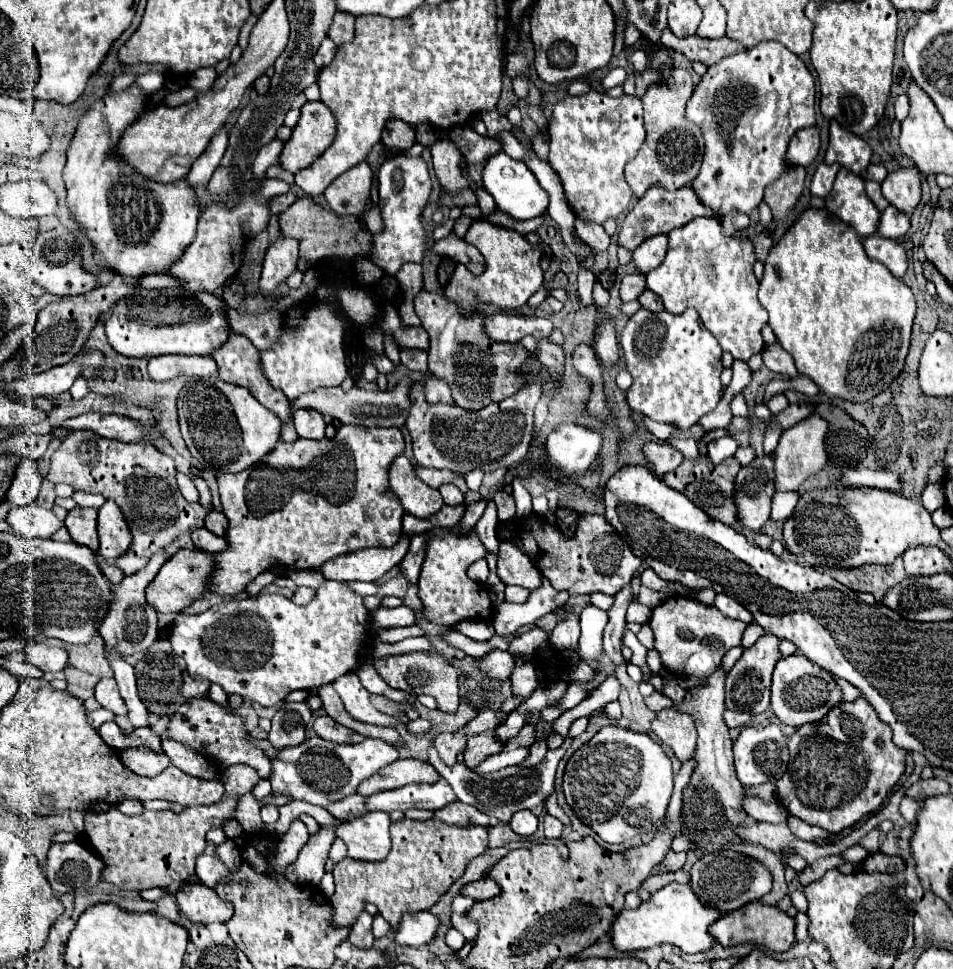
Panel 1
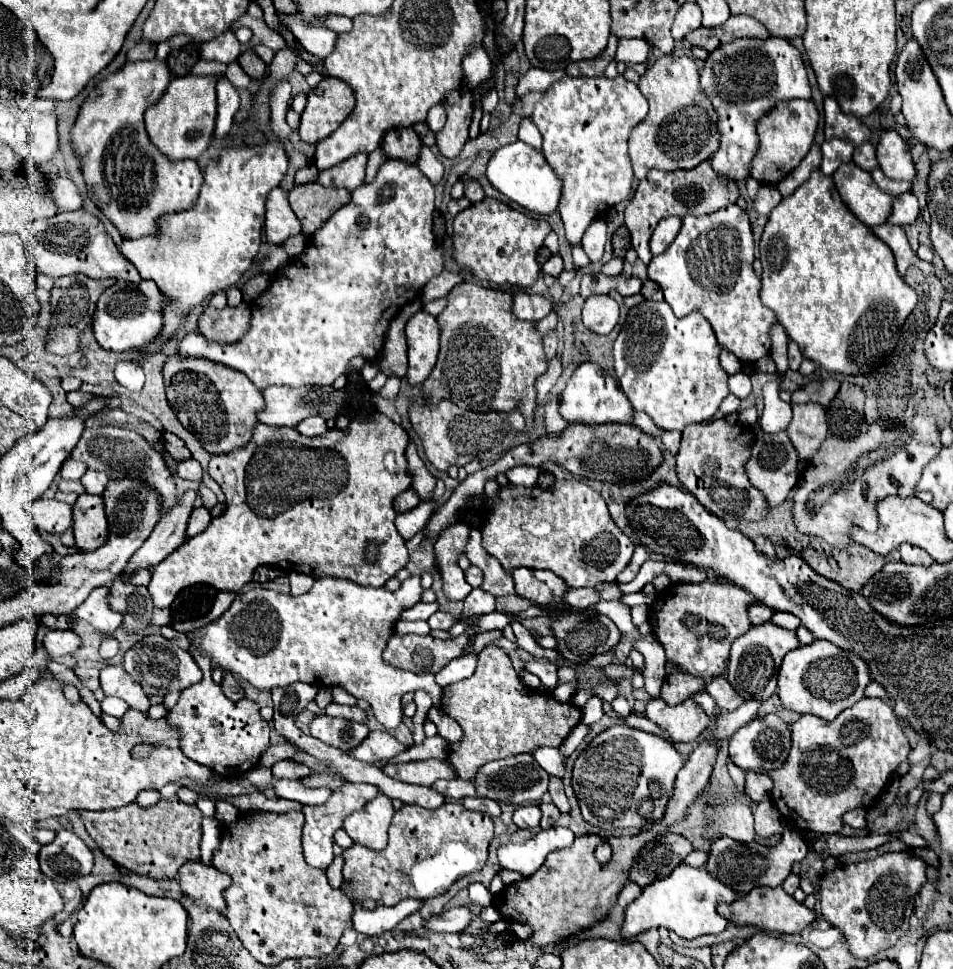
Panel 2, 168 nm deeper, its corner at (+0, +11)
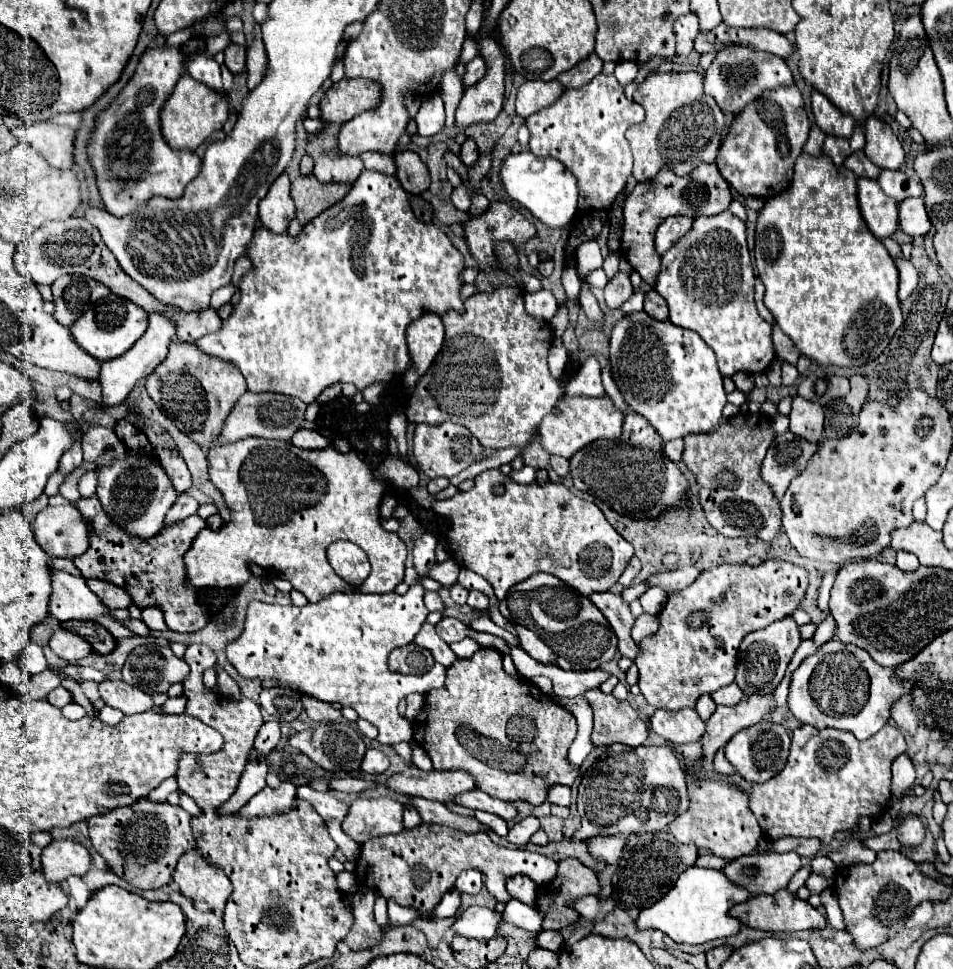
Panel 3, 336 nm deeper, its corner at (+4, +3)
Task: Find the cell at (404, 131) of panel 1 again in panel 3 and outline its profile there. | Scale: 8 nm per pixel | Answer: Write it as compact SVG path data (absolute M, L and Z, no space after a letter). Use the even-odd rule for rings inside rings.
M402 151L402 153L396 153L394 157L396 157L400 185L412 195L422 195L430 185L430 175L426 165L412 151Z

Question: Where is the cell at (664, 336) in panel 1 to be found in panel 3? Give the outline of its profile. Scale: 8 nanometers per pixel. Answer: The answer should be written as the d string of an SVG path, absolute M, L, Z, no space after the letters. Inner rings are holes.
M644 311L624 315L610 337L612 377L634 413L646 417L664 441L688 433L708 433L722 417L726 391L714 351L698 333L670 321L654 321Z

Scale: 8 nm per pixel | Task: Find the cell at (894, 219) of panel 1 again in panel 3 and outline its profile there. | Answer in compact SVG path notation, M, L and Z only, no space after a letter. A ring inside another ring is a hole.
M910 197L900 203L900 229L912 237L926 235L932 229L922 197Z

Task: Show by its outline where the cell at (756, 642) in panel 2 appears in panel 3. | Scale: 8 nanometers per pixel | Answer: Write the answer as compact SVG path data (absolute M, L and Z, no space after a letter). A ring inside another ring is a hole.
M784 617L764 629L748 633L738 649L738 671L736 671L738 687L746 695L772 693L778 687L778 683L782 681L786 665L790 663L790 659L800 643L802 643L800 627L796 625L796 621L792 617Z

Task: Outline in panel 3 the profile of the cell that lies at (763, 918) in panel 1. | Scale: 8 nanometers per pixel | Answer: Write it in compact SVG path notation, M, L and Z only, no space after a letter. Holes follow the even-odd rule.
M780 889L774 895L756 895L746 903L734 905L732 915L736 915L744 925L752 927L752 929L760 929L760 931L800 931L800 929L824 929L826 927L826 919L822 917L822 913L812 907L808 901L798 899L796 895L792 895L788 889Z

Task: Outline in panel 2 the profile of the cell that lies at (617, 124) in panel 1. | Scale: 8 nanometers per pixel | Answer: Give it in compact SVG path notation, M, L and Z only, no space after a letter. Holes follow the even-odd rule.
M622 75L616 79L608 77L562 77L556 81L542 97L542 101L536 103L532 121L540 129L544 137L542 153L548 161L548 165L554 169L554 173L562 181L562 197L558 211L562 215L564 227L566 227L566 239L570 245L580 243L586 227L604 211L618 205L630 195L632 189L632 165L628 157L628 137L632 129L642 121L642 117L648 115L648 101L640 93L636 83L626 81Z

